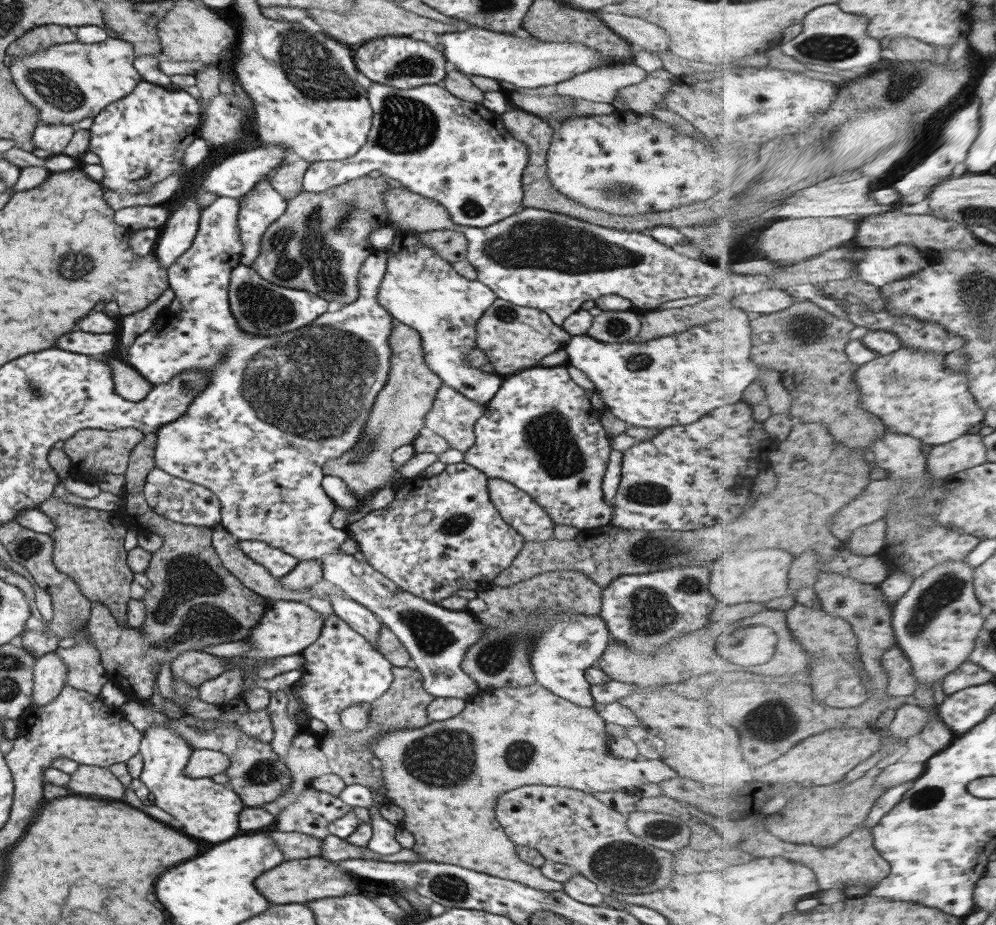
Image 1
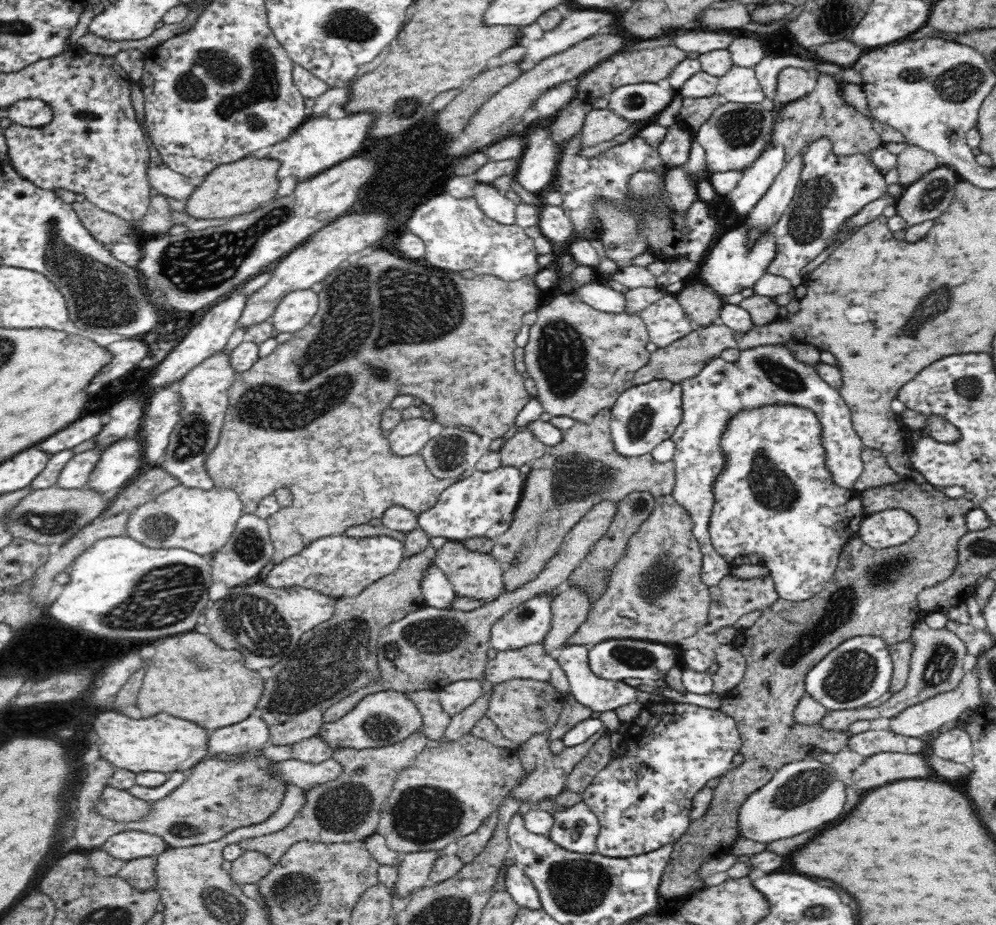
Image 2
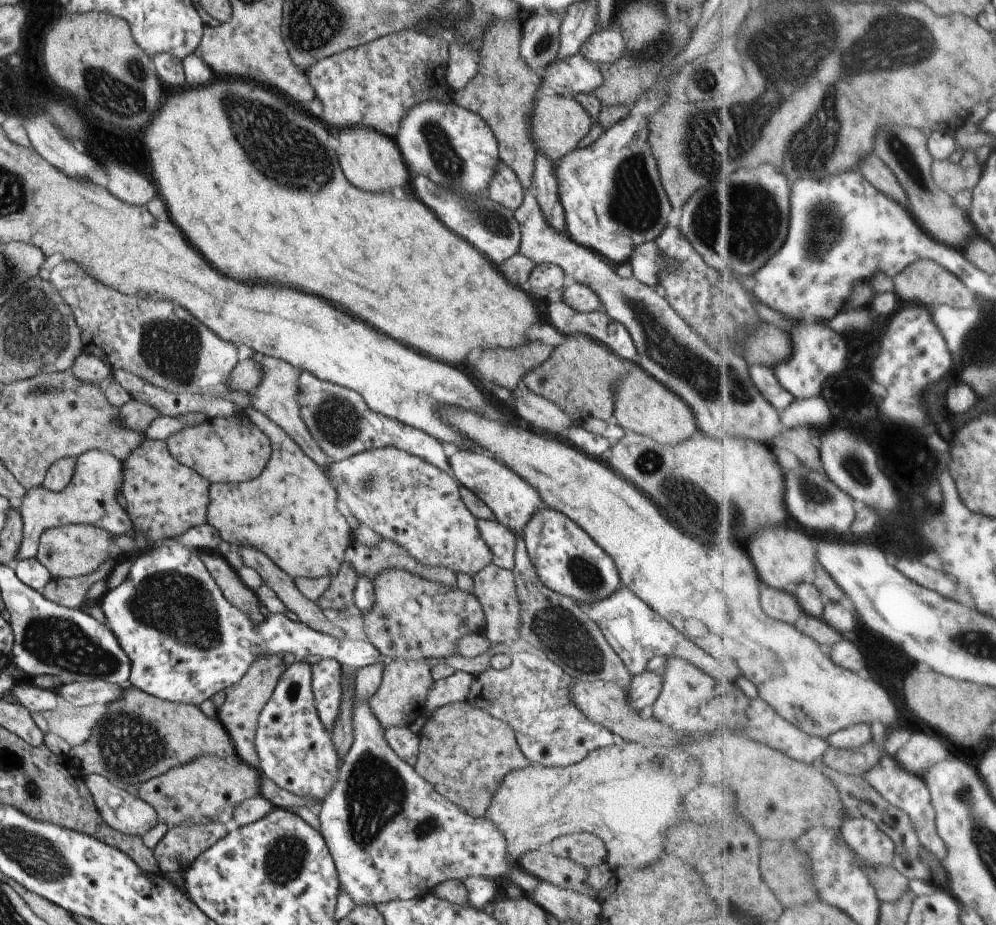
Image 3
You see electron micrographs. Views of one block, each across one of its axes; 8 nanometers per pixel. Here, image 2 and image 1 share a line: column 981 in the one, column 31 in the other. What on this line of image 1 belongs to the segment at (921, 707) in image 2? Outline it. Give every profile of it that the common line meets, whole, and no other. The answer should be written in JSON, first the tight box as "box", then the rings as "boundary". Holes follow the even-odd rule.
{"box":[30,652,67,706],"boundary":[[[55,652],[43,653],[33,665],[30,706],[45,706],[65,686],[67,668]]]}

